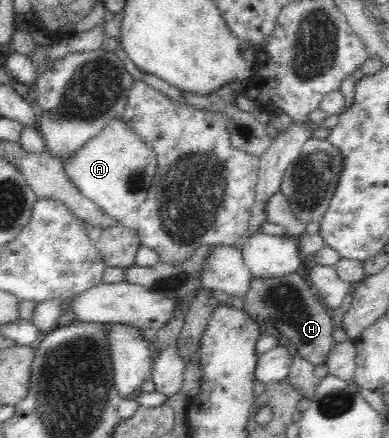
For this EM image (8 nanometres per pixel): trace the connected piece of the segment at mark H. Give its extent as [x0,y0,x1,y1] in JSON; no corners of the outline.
[242,272,335,364]

